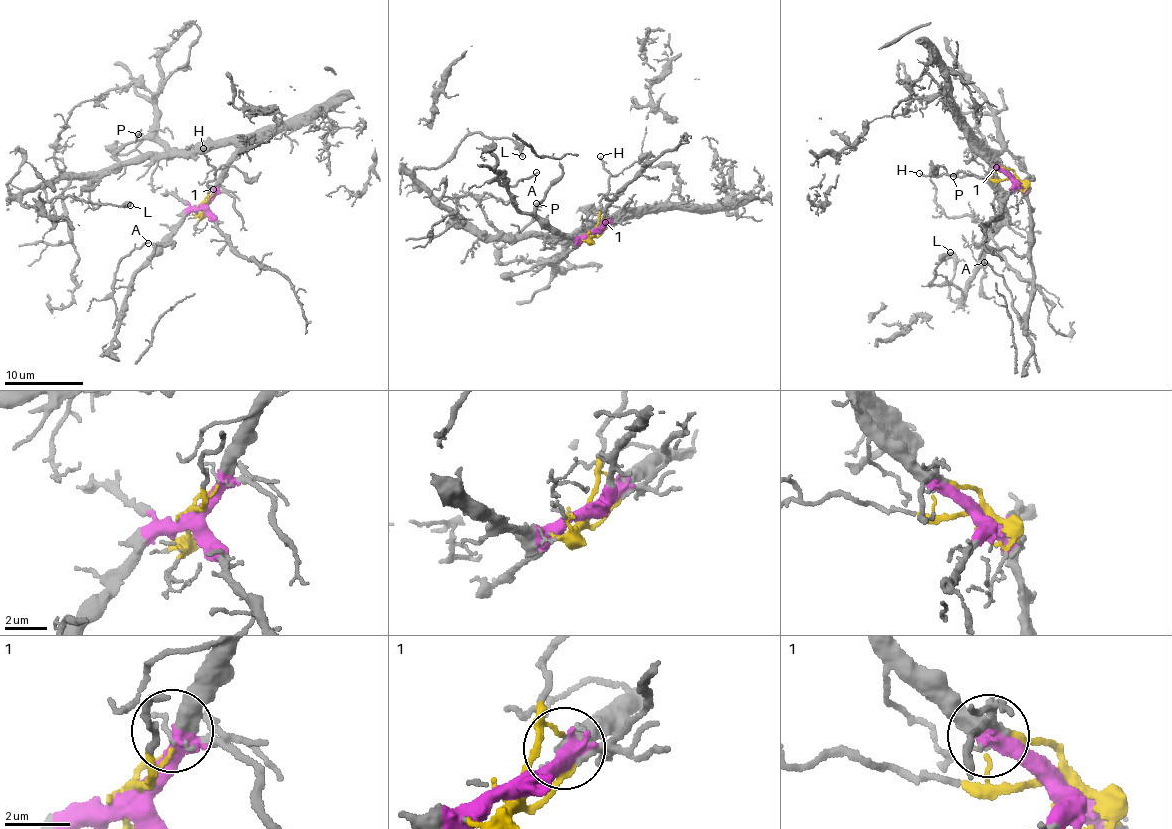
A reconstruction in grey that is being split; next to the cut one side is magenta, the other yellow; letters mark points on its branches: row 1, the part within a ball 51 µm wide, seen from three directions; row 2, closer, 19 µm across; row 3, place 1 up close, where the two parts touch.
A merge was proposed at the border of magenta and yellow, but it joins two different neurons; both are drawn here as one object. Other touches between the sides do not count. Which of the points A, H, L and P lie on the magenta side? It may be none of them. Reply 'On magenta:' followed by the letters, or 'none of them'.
On magenta: A, L, P

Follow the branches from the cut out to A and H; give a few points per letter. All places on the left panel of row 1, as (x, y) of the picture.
A: (204, 204), (193, 207), (162, 250), (134, 274), (126, 308), (120, 310), (111, 295), (117, 266), (149, 242)
H: (204, 203), (208, 202), (209, 180), (216, 173), (204, 148)

